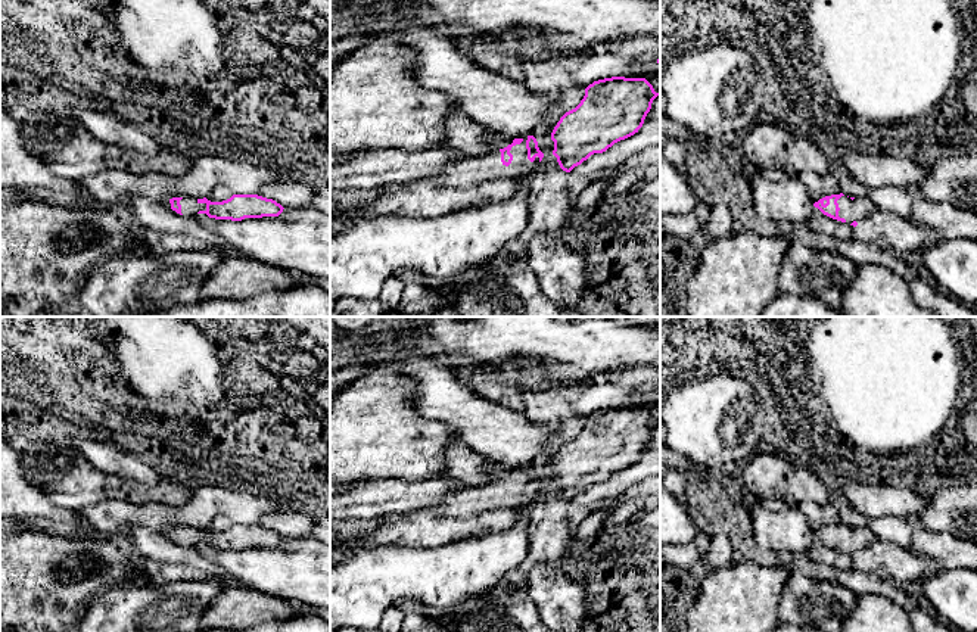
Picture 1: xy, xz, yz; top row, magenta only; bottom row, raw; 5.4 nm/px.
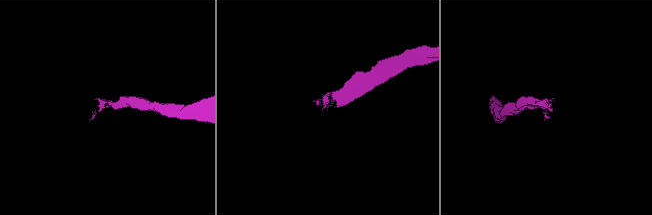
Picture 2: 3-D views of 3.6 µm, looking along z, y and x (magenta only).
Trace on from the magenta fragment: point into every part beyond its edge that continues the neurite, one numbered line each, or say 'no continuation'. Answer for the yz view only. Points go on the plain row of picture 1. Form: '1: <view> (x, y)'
1: yz (859, 538)

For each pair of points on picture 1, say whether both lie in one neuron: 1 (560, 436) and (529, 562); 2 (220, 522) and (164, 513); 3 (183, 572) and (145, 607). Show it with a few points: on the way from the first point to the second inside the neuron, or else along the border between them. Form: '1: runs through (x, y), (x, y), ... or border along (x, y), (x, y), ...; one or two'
1: runs through (545, 467), (547, 531); one
2: border along (233, 523), (224, 516), (217, 516), (207, 528); two
3: border along (207, 576), (202, 579), (164, 581); two

